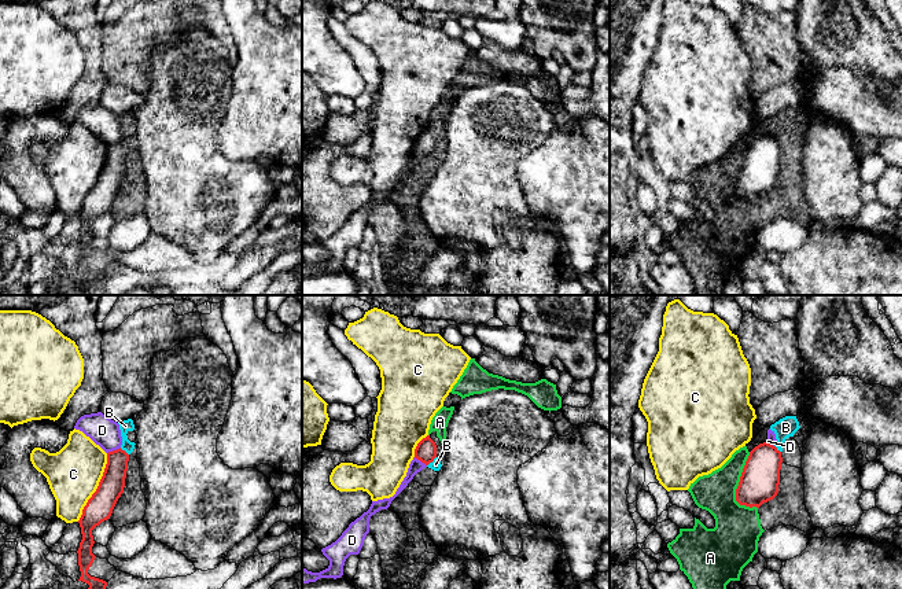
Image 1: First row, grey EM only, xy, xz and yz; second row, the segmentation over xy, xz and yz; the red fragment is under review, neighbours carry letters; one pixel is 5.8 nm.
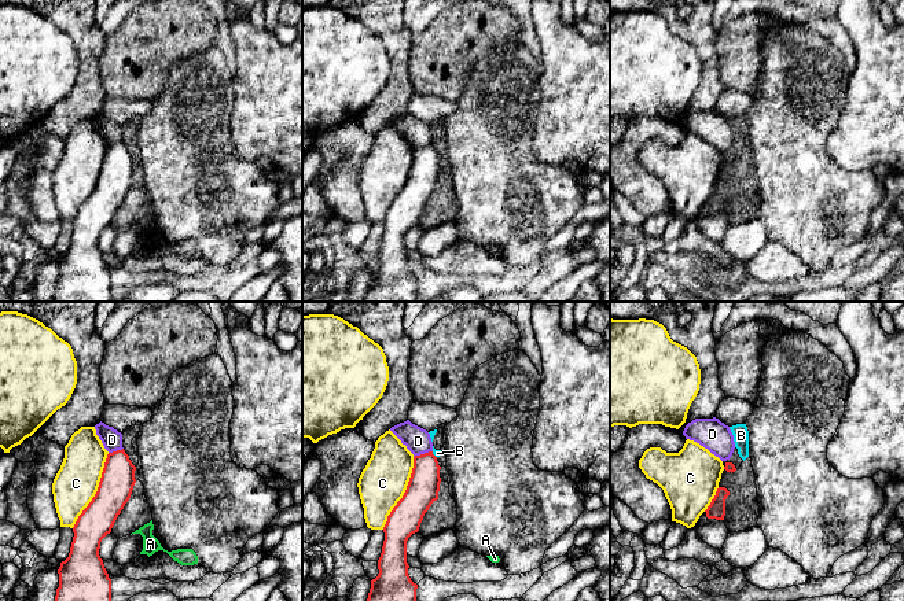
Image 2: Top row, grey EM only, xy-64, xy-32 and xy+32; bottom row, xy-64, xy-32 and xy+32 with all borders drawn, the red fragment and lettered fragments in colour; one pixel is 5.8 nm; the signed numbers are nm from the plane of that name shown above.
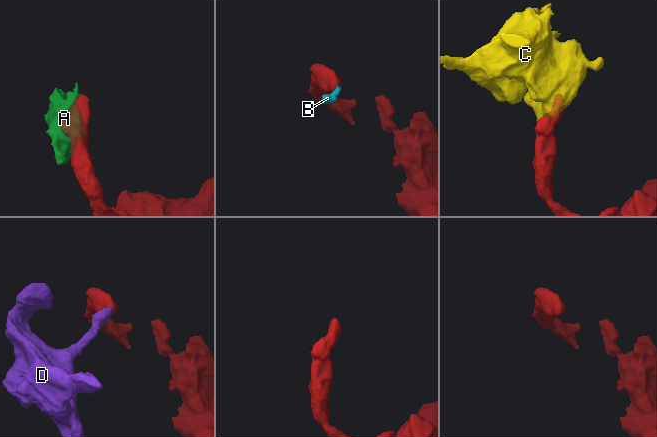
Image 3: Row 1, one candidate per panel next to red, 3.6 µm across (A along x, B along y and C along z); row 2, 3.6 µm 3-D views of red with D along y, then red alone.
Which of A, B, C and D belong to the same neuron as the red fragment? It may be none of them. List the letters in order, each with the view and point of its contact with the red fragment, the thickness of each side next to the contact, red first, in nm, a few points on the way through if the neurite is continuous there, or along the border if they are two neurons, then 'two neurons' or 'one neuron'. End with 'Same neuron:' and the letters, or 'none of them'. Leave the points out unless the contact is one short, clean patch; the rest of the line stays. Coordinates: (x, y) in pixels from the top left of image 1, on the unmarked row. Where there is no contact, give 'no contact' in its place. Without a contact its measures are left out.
A: meets red in yz at (737, 179); 220 nm thick on the red side, 280 nm on the other; border along yz (750, 144), (736, 181), (736, 192), (740, 197), (757, 201); two neurons
B: meets red in xz at (431, 154); 130 nm thick on the red side, 60 nm on the other; border along xz (435, 148), (427, 158); two neurons
C: meets red in xy at (98, 180); 160 nm thick on the red side, 320 nm on the other; two neurons
D: meets red in xy at (113, 143); 150 nm thick on the red side, 170 nm on the other; border along xy (120, 139), (107, 146); two neurons
Same neuron: none of them

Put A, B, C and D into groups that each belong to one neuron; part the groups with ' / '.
A B / C / D

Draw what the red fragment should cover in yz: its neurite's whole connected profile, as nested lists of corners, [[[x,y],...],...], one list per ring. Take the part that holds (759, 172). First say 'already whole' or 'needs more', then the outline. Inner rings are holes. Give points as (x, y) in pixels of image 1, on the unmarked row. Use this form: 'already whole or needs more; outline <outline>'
already whole; outline [[[767,135],[755,139],[743,161],[736,194],[740,198],[759,200],[773,192],[778,185],[781,155],[781,144],[776,139]]]

